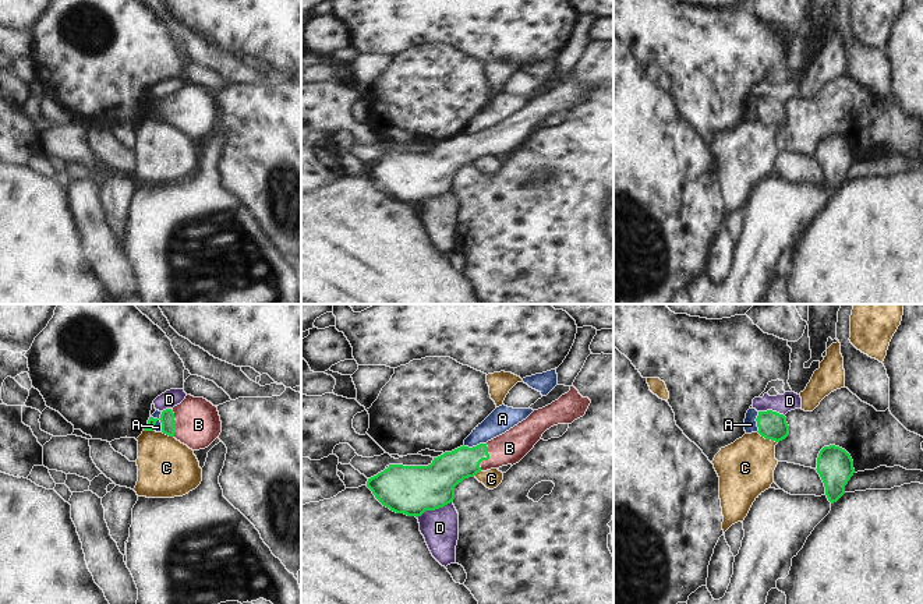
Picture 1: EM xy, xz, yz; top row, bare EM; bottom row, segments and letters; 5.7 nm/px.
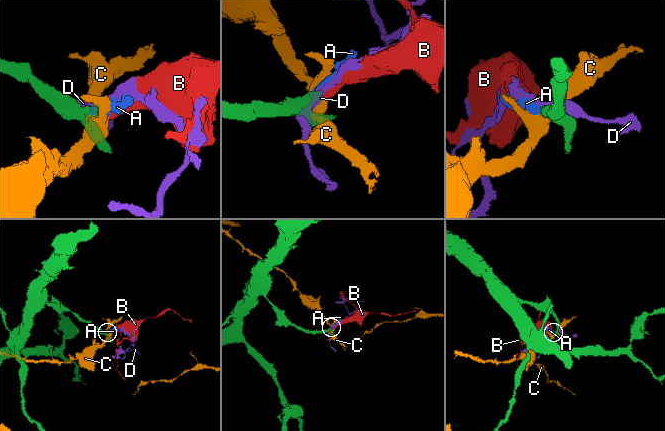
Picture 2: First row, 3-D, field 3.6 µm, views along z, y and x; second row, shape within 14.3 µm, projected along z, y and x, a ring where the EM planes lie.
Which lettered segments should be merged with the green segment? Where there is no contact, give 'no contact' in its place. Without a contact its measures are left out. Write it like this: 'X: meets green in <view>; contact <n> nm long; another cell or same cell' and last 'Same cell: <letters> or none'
A: meets green in xy; contact 130 nm long; another cell
B: meets green in xz; contact 170 nm long; same cell
C: meets green in yz; contact 140 nm long; another cell
D: meets green in xz; contact 220 nm long; another cell
Same cell: B

